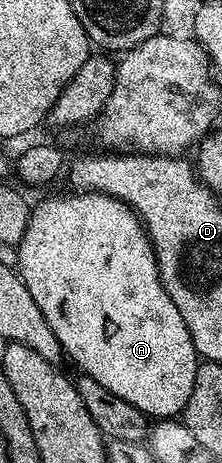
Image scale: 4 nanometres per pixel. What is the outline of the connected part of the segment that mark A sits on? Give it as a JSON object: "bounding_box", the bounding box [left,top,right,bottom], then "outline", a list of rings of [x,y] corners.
{"bounding_box":[16,193,200,418],"outline":[[[102,193],[72,194],[33,205],[28,230],[17,245],[16,271],[28,286],[28,294],[36,298],[40,314],[48,318],[52,334],[60,338],[63,353],[71,356],[85,375],[100,382],[116,398],[136,406],[147,418],[177,417],[192,394],[200,357],[180,310],[176,310],[176,302],[164,290],[154,248],[142,221],[122,200]]]}

